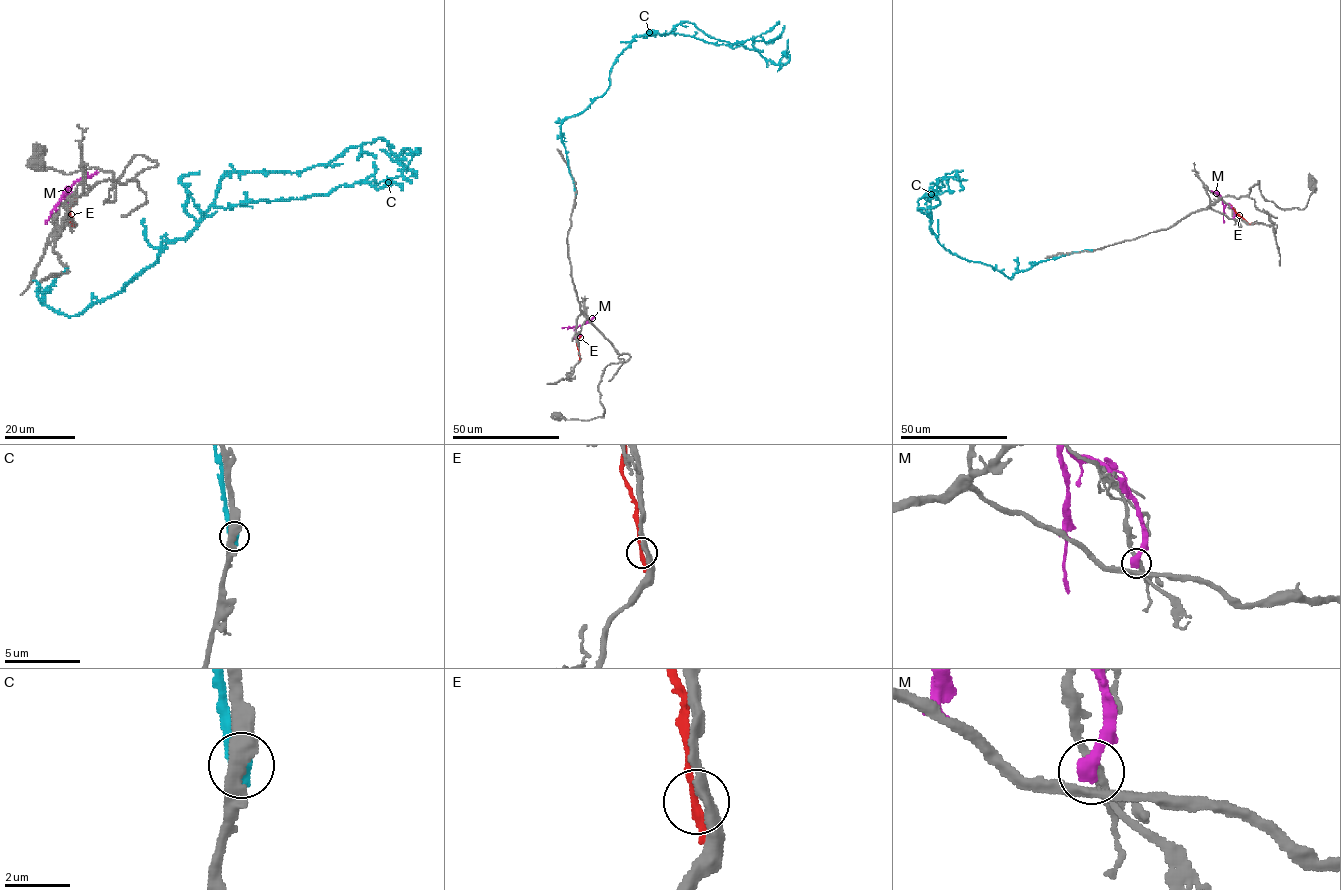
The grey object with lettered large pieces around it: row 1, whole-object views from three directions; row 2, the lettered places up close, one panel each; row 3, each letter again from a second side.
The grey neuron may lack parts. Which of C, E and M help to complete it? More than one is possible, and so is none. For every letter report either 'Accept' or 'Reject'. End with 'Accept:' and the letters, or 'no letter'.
C: Reject
E: Reject
M: Reject
Accept: no letter

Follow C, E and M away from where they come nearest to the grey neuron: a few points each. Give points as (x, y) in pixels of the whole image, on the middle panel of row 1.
C: (576, 194), (561, 122), (605, 92), (612, 66), (635, 37), (694, 36), (754, 49), (776, 64), (788, 39)
E: (579, 356), (578, 334)
M: (575, 338), (575, 330), (593, 316)

